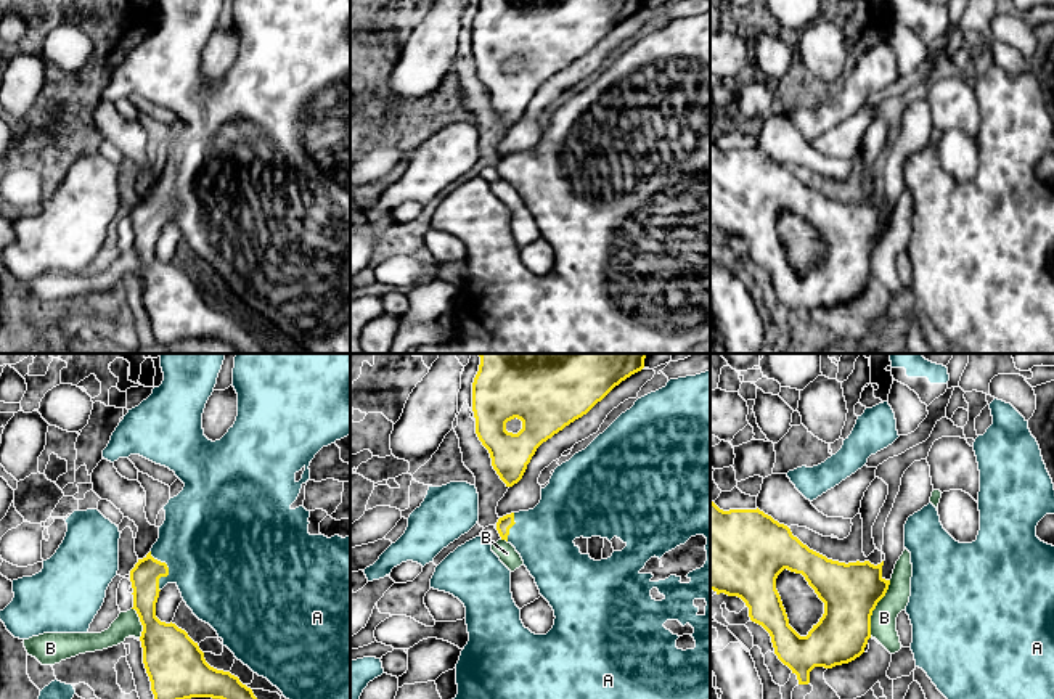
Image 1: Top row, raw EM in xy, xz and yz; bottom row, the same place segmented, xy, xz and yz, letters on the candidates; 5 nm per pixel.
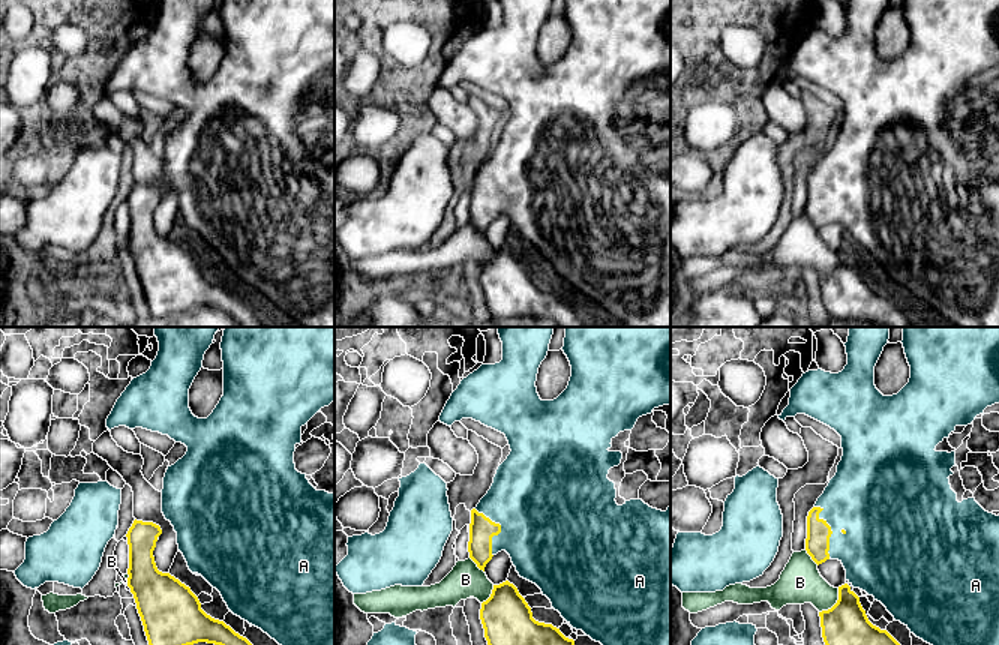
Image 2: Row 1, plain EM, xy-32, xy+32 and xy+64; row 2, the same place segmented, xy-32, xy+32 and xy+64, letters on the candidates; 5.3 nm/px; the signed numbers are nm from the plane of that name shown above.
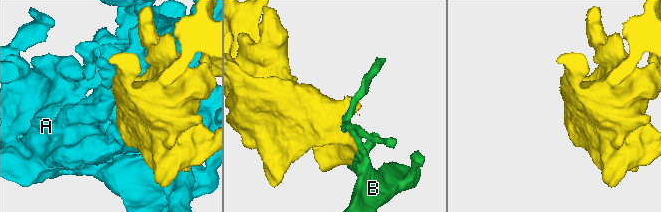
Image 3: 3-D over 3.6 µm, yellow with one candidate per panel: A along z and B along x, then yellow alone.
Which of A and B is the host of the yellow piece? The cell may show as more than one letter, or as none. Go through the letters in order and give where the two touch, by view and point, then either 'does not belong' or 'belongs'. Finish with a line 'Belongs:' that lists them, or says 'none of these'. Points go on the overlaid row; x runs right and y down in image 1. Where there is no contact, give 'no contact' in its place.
A: contact xy (167, 571); belongs
B: contact yz (874, 608); does not belong
Belongs: A

